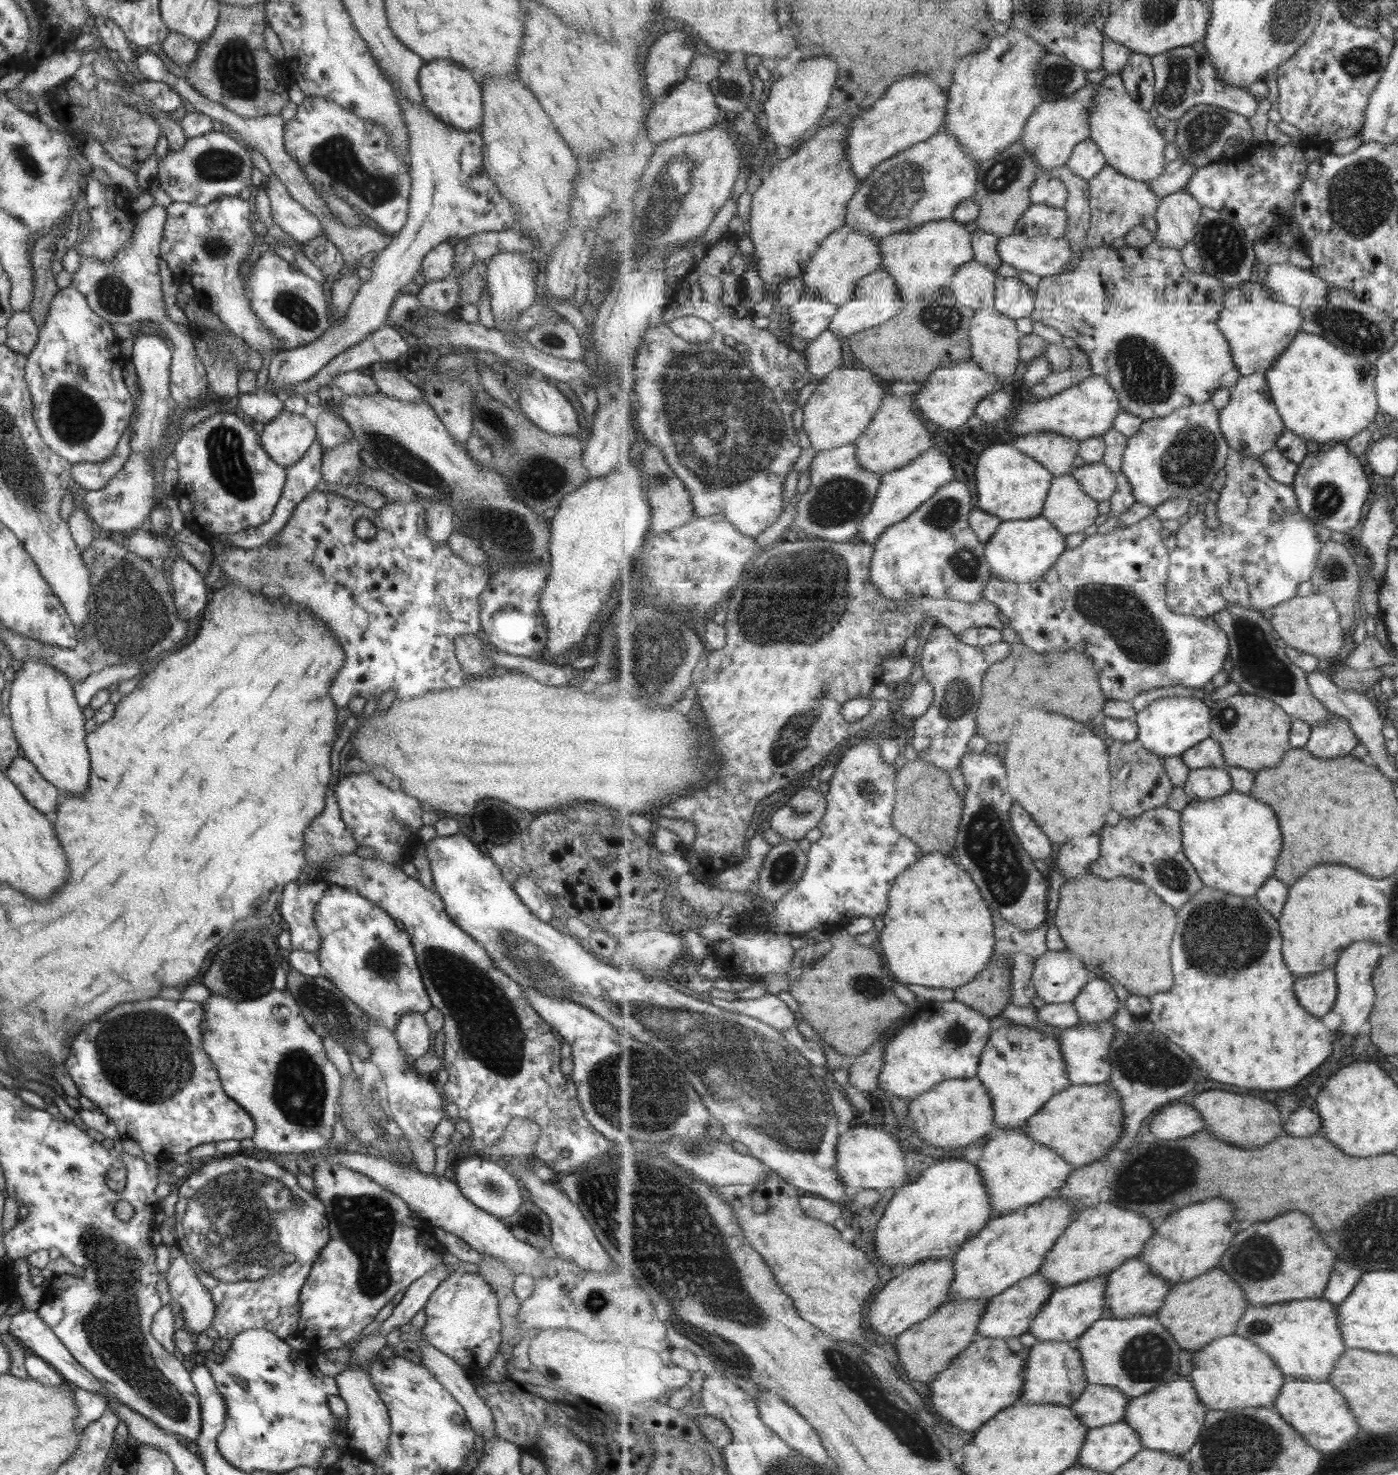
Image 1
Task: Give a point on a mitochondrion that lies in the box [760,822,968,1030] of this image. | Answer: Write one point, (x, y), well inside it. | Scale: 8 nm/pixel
(784, 866)

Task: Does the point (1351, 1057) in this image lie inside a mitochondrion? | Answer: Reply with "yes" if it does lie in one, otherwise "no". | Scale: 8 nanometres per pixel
no

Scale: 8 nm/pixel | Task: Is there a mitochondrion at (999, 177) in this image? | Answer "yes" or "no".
yes

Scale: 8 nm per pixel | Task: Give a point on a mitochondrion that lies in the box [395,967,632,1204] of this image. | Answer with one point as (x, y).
(493, 1188)

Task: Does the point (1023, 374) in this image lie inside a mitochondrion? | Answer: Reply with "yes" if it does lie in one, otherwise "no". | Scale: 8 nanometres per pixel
no

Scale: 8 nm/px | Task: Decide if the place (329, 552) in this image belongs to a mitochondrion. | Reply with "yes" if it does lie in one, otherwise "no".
no

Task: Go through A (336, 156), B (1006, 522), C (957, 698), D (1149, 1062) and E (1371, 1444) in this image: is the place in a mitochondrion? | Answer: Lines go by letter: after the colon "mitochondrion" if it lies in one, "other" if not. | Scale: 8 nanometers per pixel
A: mitochondrion
B: other
C: mitochondrion
D: mitochondrion
E: other

